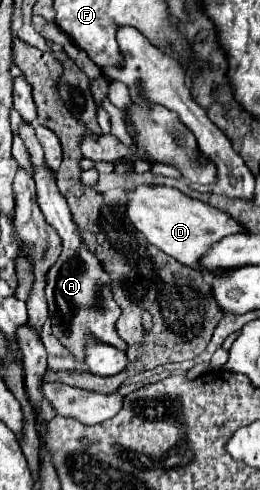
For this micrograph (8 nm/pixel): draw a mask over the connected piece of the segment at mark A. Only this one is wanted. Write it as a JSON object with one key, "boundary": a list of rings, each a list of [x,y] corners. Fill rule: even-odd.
{"boundary":[[[20,123],[20,137],[30,153],[30,163],[34,169],[34,181],[36,181],[36,193],[38,193],[38,207],[40,207],[42,215],[46,217],[46,223],[52,225],[62,239],[62,253],[60,253],[58,261],[50,267],[48,285],[46,285],[52,333],[74,355],[76,361],[86,361],[86,355],[84,355],[86,337],[94,337],[106,345],[126,351],[128,349],[126,343],[116,333],[116,321],[120,317],[120,307],[112,299],[110,279],[106,277],[102,265],[98,265],[98,259],[94,257],[94,253],[90,253],[90,249],[86,249],[86,245],[82,245],[82,237],[78,237],[78,229],[70,217],[68,203],[60,195],[60,191],[56,187],[56,179],[46,167],[44,151],[34,135],[34,127]]]}

